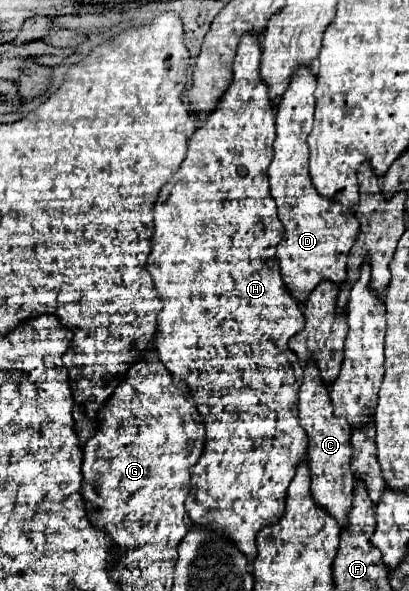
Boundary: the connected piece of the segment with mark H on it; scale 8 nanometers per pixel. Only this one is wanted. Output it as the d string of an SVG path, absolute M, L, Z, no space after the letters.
M245 34L241 38L241 44L239 44L239 50L235 56L233 82L231 82L229 90L219 100L217 110L205 118L203 128L195 130L195 134L189 140L187 158L183 160L179 172L173 174L171 182L165 184L161 194L159 194L159 200L157 200L155 210L153 210L155 212L155 232L151 238L151 254L147 258L147 270L153 276L159 298L163 300L163 310L157 316L157 338L155 338L155 348L157 348L159 360L171 372L175 382L187 382L185 384L187 392L189 392L191 400L195 402L195 406L203 418L205 434L207 434L207 442L205 442L205 450L201 454L201 460L197 466L191 468L191 492L189 492L187 502L185 502L187 514L189 514L193 526L213 526L213 530L217 530L225 538L229 538L235 546L239 546L239 550L249 558L249 562L253 562L253 558L257 556L257 548L255 548L257 532L273 522L279 522L279 518L285 512L285 498L287 498L289 482L293 480L299 462L303 462L307 458L307 434L299 426L299 418L297 418L297 392L299 392L299 386L303 382L303 366L301 366L299 358L285 344L277 346L277 342L273 340L273 338L281 338L281 342L287 342L291 336L299 334L303 330L303 314L301 314L299 304L291 298L291 294L287 292L287 288L281 280L281 268L277 266L277 256L275 256L277 242L281 242L281 238L283 238L283 224L277 218L275 200L269 194L269 180L267 180L267 168L273 160L275 108L269 104L267 86L259 78L259 60L261 60L261 46L259 46L257 38L251 34Z

